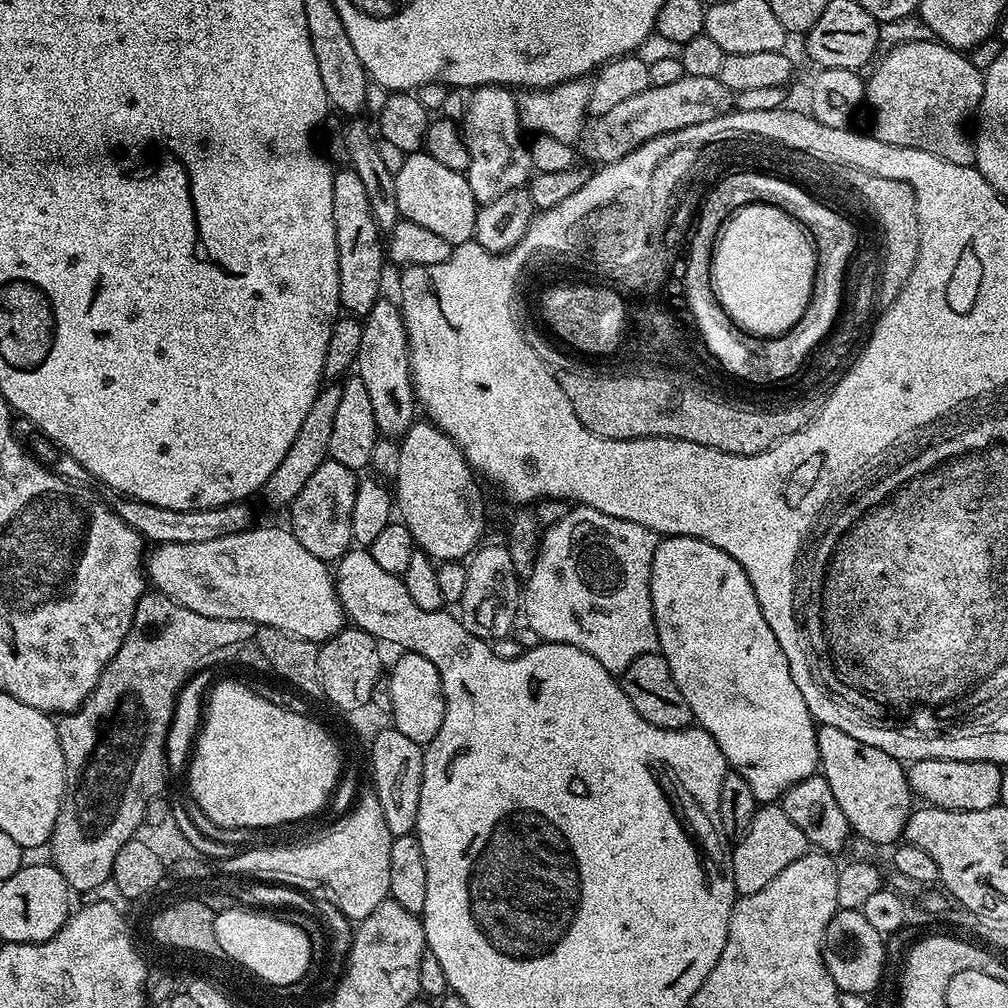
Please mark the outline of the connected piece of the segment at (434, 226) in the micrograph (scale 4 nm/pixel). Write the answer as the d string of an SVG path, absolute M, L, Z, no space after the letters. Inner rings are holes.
M428 151L407 153L402 162L402 170L394 173L398 181L398 210L401 217L410 222L418 222L425 230L446 238L453 246L460 246L473 239L476 234L477 202L474 190L470 190L467 175L458 170L449 170L431 156Z

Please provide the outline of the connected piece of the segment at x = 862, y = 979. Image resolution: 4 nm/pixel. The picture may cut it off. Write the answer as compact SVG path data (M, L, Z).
M842 908L837 910L834 918L824 931L824 965L830 970L841 992L853 992L868 996L880 984L884 976L884 944L881 936L870 922L866 922L863 911L859 908Z

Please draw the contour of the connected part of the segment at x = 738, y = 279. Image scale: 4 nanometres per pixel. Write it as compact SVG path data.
M778 205L738 208L727 213L722 226L717 227L709 254L708 291L713 291L713 301L727 321L743 328L750 338L761 338L760 320L752 316L750 309L740 308L740 304L753 304L760 312L784 312L787 308L796 308L794 312L799 317L806 314L808 304L815 299L819 267L813 227L808 221L796 217L790 207Z

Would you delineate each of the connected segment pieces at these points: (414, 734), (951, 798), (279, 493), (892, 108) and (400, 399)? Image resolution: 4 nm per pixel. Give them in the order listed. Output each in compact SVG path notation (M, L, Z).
M401 651L399 655L392 664L392 677L386 680L393 703L390 724L402 734L406 734L406 738L426 746L434 738L434 734L438 734L442 727L442 718L446 714L442 678L430 658L422 658L422 654L417 652Z
M914 760L907 765L908 784L913 797L920 796L925 805L942 810L990 810L1000 804L1002 794L1001 765L989 760Z
M328 382L321 387L314 398L314 406L310 406L301 428L298 429L298 435L290 445L290 450L286 450L286 458L278 462L278 470L274 470L274 474L270 474L270 478L264 483L262 497L264 496L270 507L287 509L291 506L294 498L302 494L302 486L306 486L306 481L314 475L314 470L318 470L318 466L329 459L330 437L334 435L334 418L338 415L338 402L341 399L342 387L339 383Z
M931 38L926 41L910 41L900 44L889 52L883 53L879 57L880 65L872 72L872 77L868 76L866 87L864 89L864 100L866 107L872 111L872 128L871 135L877 136L882 142L890 142L890 146L906 146L914 150L926 150L926 154L934 154L938 158L942 158L946 162L954 162L958 166L972 166L976 162L976 141L974 139L973 129L968 128L968 119L973 119L974 113L979 109L980 99L984 93L984 72L979 68L975 68L971 59L963 51L947 48L946 45L940 43L939 40Z
M387 298L376 301L368 316L362 320L362 343L358 345L355 375L370 393L370 407L374 409L376 431L384 438L403 438L418 420L416 392L412 388L412 367L408 361L408 335L404 314Z

